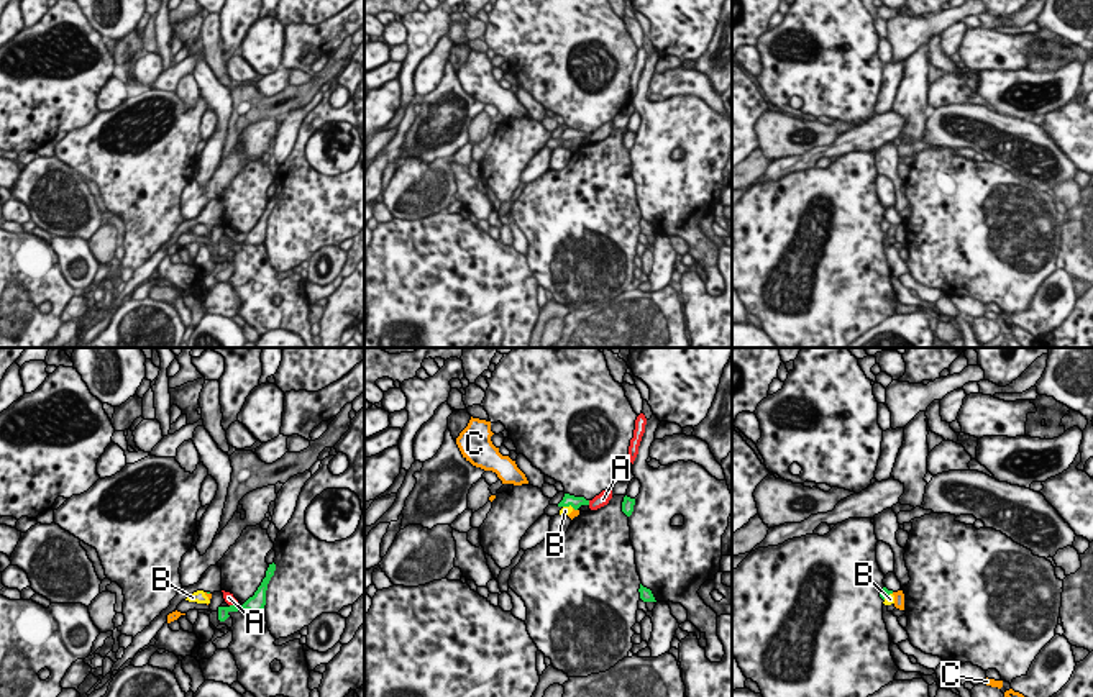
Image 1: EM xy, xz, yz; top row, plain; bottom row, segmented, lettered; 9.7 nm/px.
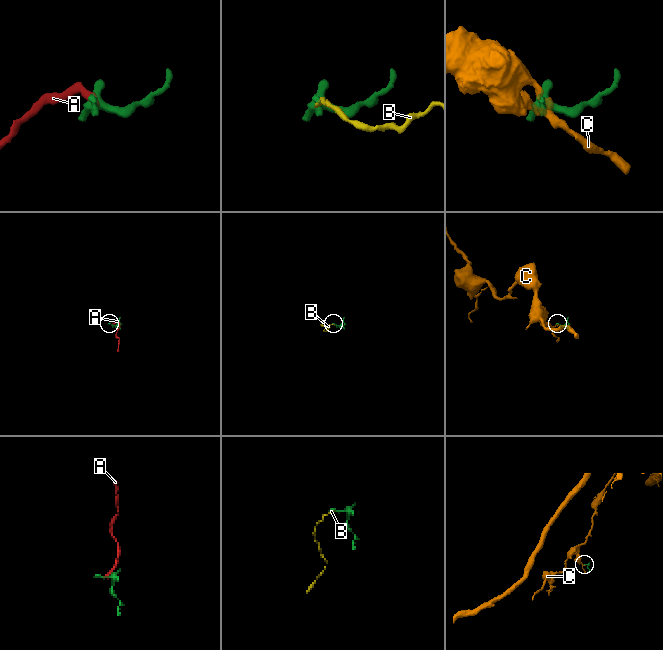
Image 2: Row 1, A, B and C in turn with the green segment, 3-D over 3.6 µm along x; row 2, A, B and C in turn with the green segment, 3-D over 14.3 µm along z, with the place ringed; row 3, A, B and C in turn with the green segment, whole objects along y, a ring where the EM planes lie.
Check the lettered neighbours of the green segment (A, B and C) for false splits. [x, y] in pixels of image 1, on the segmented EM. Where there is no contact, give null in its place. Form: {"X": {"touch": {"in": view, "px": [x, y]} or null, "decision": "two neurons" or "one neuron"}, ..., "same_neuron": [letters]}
{"A": {"touch": {"in": "xz", "px": [588, 502]}, "decision": "two neurons"}, "B": {"touch": {"in": "xz", "px": [568, 505]}, "decision": "two neurons"}, "C": {"touch": {"in": "xz", "px": [575, 509]}, "decision": "two neurons"}, "same_neuron": []}

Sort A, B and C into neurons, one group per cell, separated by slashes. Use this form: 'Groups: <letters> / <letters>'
Groups: A / B / C.

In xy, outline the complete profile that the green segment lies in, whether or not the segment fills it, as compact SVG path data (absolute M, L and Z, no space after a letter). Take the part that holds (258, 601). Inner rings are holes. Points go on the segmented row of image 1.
M269 564L266 571L266 577L263 579L261 585L254 592L253 597L249 597L243 605L230 605L230 607L218 607L218 620L225 622L230 615L230 612L238 612L238 610L249 610L249 612L263 612L266 605L266 590L271 577L274 576L276 564Z

